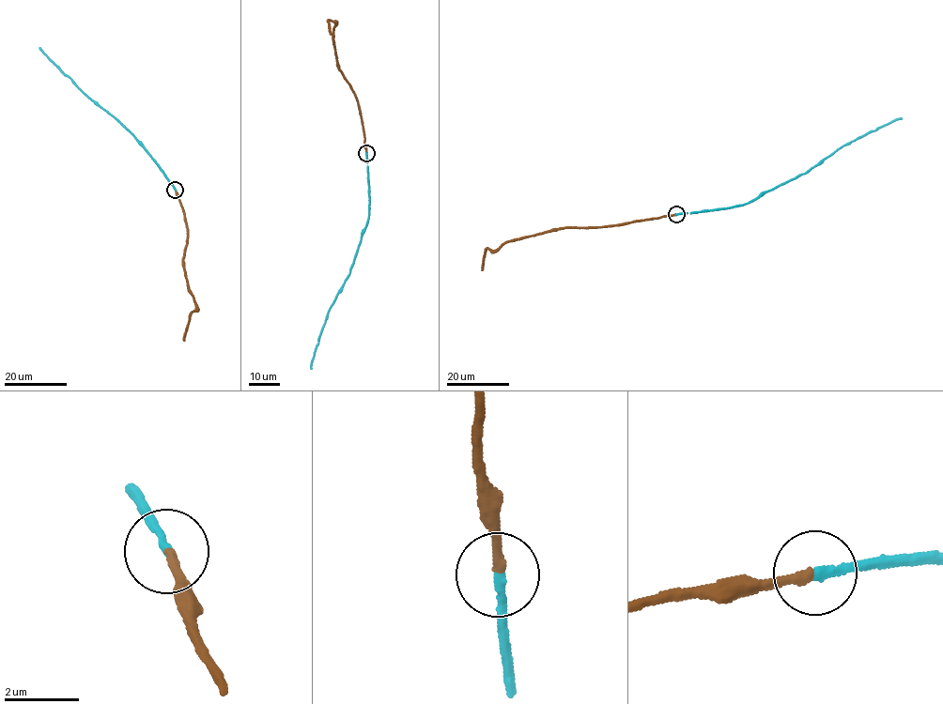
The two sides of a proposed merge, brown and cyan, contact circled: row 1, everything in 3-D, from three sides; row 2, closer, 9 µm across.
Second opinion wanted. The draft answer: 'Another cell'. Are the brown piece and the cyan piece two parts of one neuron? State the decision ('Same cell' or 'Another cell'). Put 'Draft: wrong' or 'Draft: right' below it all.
Same cell
Draft: wrong

